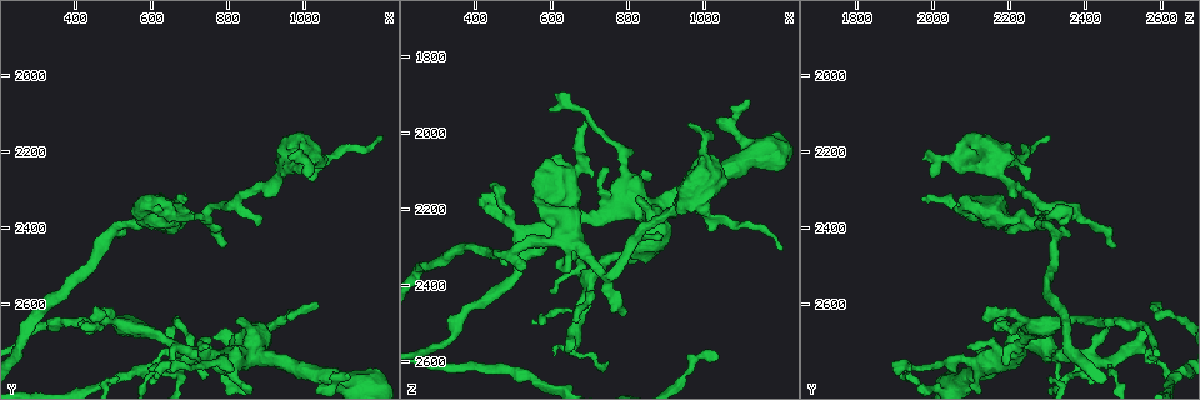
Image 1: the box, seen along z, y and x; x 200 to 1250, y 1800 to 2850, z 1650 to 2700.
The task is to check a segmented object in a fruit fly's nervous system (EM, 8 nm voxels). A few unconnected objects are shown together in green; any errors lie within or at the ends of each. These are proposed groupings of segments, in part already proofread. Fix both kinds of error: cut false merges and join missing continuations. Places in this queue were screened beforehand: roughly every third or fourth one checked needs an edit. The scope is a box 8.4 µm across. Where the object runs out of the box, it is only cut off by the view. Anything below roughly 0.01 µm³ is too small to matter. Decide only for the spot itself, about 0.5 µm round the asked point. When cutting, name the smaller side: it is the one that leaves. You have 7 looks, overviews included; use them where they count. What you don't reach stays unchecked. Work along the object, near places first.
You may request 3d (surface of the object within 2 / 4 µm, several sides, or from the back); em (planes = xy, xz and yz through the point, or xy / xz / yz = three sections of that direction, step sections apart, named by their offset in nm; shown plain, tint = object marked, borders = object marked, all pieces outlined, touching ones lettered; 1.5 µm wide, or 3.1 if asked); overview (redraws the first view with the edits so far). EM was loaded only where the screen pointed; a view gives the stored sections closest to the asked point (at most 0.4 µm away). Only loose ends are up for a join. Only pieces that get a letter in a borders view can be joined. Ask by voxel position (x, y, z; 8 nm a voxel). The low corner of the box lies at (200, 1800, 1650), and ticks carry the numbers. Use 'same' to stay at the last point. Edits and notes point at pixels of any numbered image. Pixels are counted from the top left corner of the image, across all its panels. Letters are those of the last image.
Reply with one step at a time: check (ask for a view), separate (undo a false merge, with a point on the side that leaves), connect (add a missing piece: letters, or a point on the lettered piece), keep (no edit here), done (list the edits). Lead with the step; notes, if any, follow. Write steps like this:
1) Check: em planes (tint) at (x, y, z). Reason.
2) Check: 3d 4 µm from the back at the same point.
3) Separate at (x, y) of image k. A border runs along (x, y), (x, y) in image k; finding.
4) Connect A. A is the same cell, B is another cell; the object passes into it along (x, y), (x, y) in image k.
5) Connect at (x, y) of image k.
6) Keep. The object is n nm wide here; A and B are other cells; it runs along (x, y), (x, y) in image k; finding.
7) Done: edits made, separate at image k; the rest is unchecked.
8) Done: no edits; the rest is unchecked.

Check: 3d 2 µm at (890, 2380, 2280). An open end.

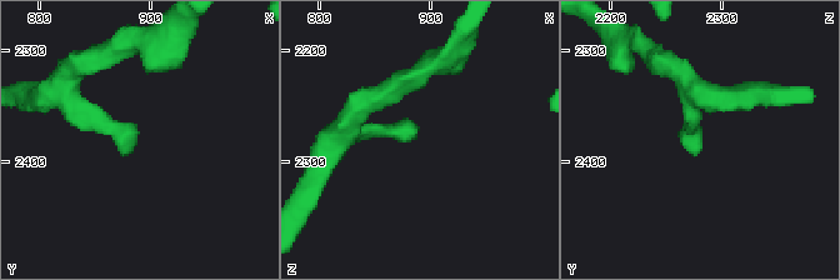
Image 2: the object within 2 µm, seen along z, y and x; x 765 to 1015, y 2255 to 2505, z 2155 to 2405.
Check: em planes (borders) at (888, 2384, 2278). Now the EM.

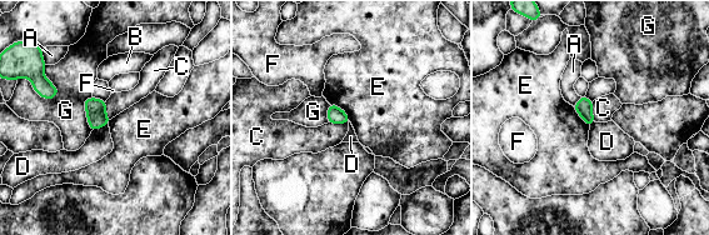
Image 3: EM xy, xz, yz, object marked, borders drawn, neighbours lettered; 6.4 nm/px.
Keep. The longest contact is with G, 240 nm; A, B, C, D, E, F and G are other cells; a border runs along (329, 103), (339, 106), (350, 121) in image 3; no lettered piece goes on from it.

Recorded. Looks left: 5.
Check: em planes (borders) at (790, 2455, 2475). Free end.

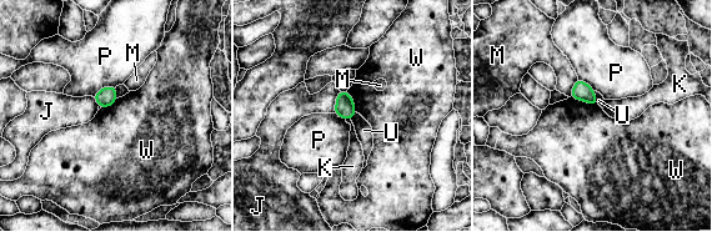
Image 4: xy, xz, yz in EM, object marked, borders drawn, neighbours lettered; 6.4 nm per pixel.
Keep. The object is 120 nm wide here; the longest contact is with W, 190 nm; J, K, M, P, U and W are other cells; none of them fits.

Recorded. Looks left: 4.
Check: 3d 2 µm at (685, 2320, 1970). Branch stops here.

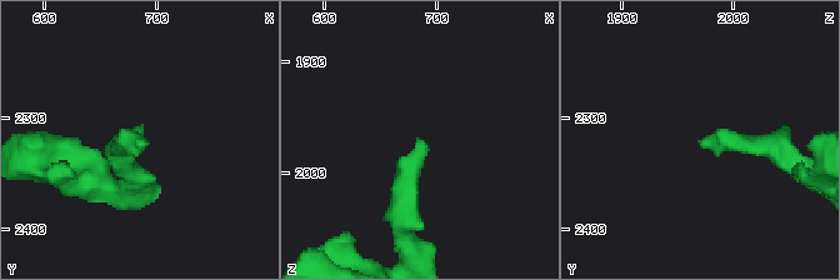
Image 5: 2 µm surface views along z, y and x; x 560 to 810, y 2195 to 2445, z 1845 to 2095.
Check: em planes (borders) at (690, 2324, 1972). Shape alone is not enough.

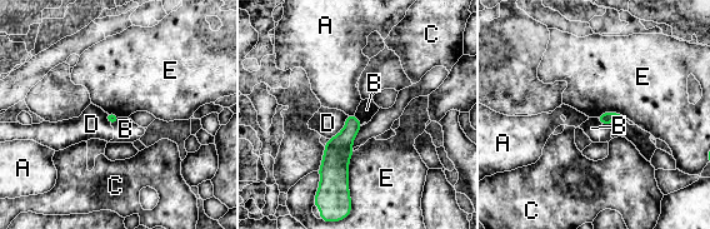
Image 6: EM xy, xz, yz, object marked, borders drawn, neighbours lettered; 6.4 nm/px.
Keep. A, B, C, D and E are other cells; a border runs along (120, 118), (111, 124) in image 6; none of them fits.

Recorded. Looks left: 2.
Done: no edits; the rest is unchecked.

